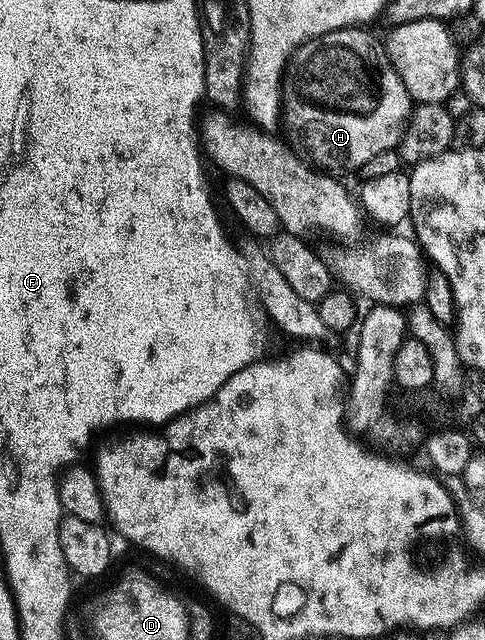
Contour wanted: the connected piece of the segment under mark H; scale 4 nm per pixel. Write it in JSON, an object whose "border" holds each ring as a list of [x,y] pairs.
{"border":[[[363,27],[339,28],[337,32],[327,32],[318,38],[308,40],[302,46],[298,46],[295,52],[289,56],[284,67],[282,79],[280,81],[279,99],[282,101],[282,120],[284,116],[284,132],[287,143],[297,156],[303,158],[313,169],[324,174],[341,174],[340,172],[355,173],[370,158],[377,157],[382,151],[395,149],[400,142],[400,135],[404,133],[404,126],[408,123],[409,115],[414,107],[414,101],[409,96],[406,86],[402,86],[402,78],[394,70],[394,66],[388,61],[387,54],[384,53],[384,45],[379,39],[375,40]]]}

